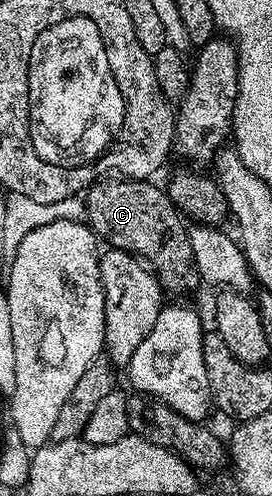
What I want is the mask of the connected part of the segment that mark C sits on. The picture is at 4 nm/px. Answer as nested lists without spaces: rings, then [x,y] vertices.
[[[117,177],[115,180],[101,180],[86,191],[88,202],[92,205],[90,225],[101,239],[108,241],[109,247],[126,250],[143,260],[154,271],[165,295],[188,294],[195,286],[201,285],[200,273],[194,264],[194,248],[190,248],[189,227],[184,226],[185,219],[177,210],[167,189],[155,186],[152,180],[133,180]]]

